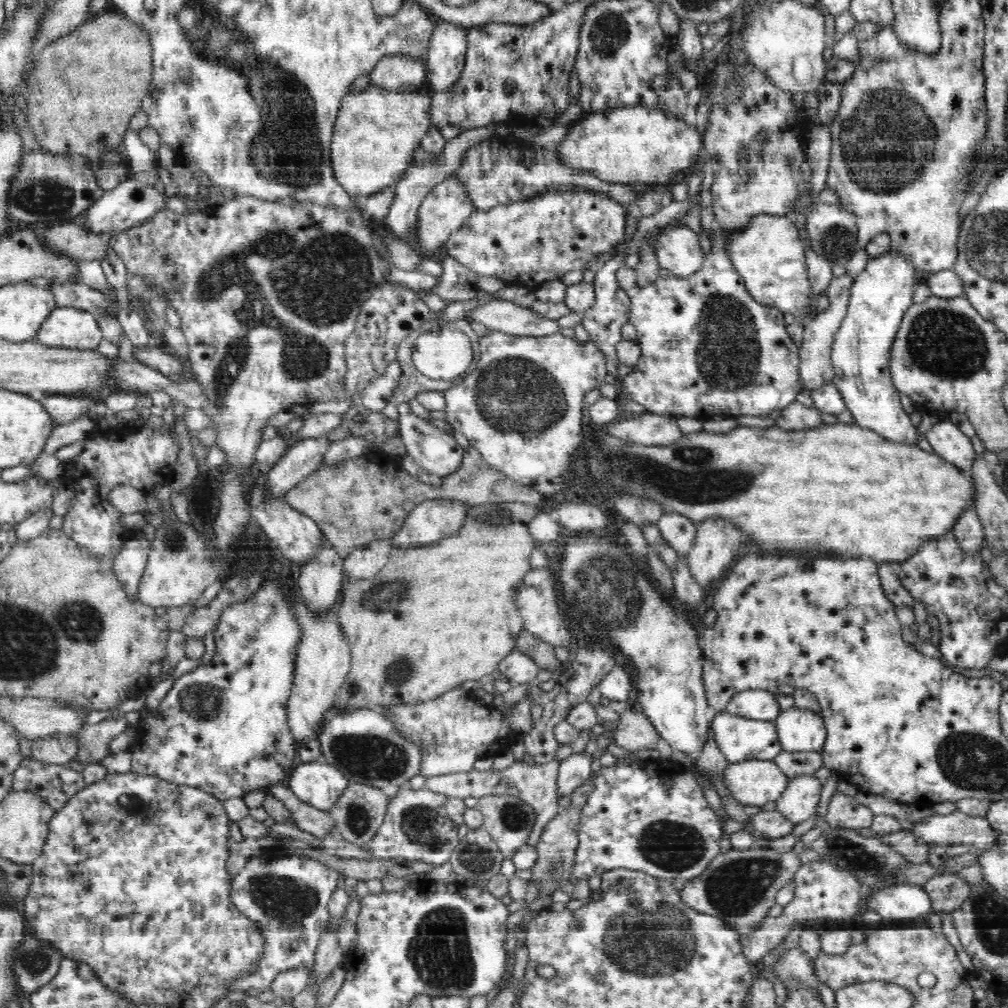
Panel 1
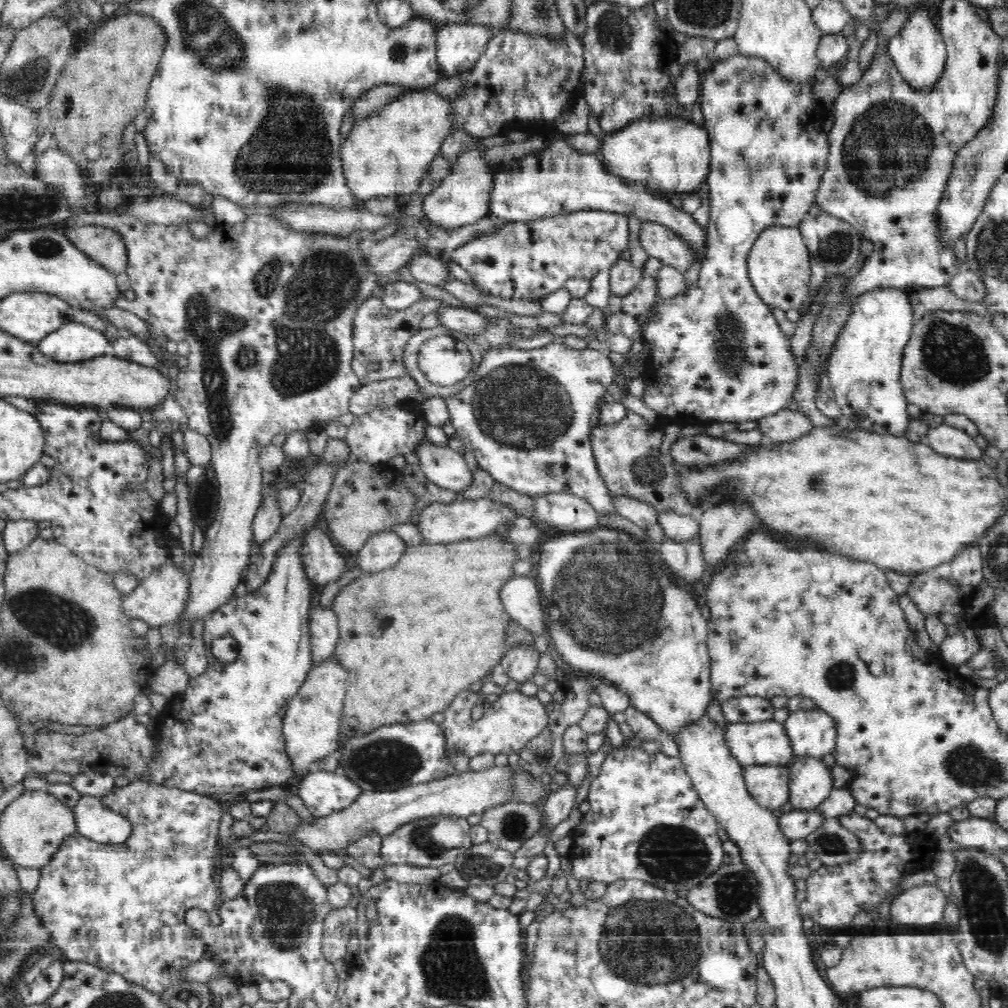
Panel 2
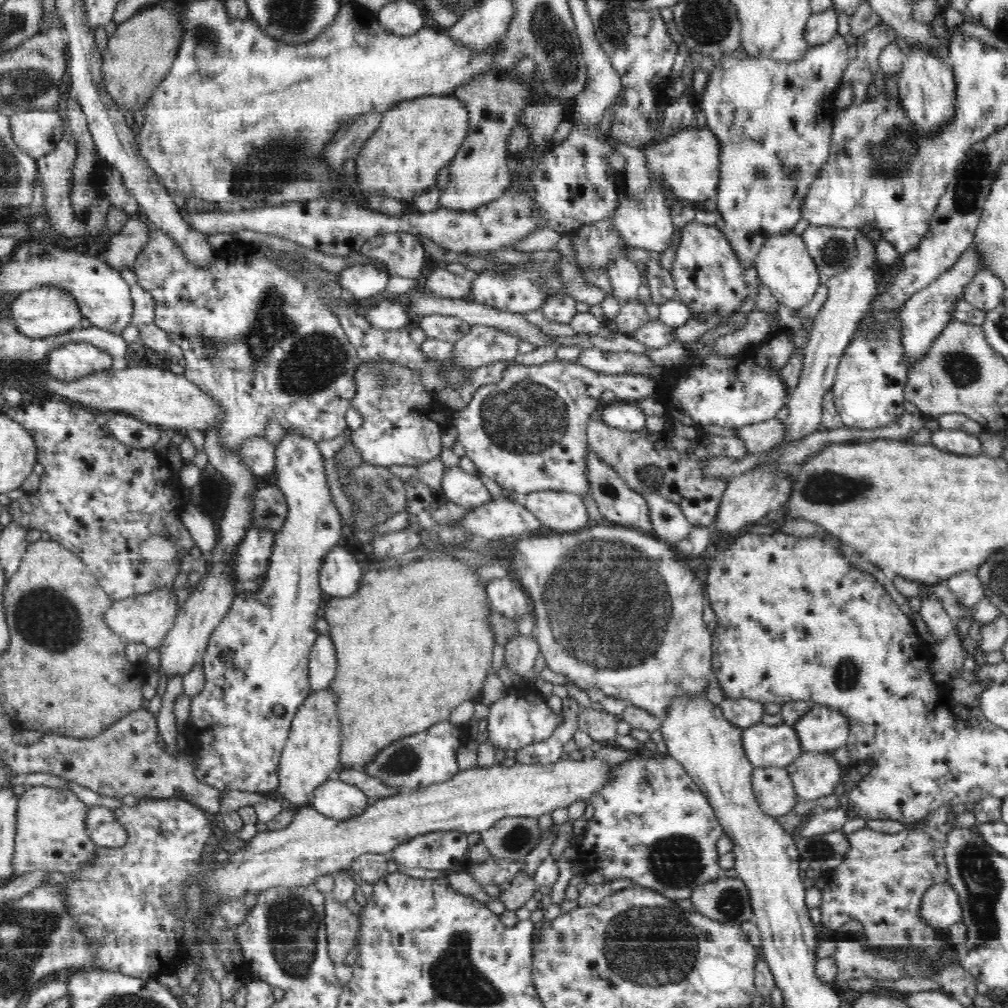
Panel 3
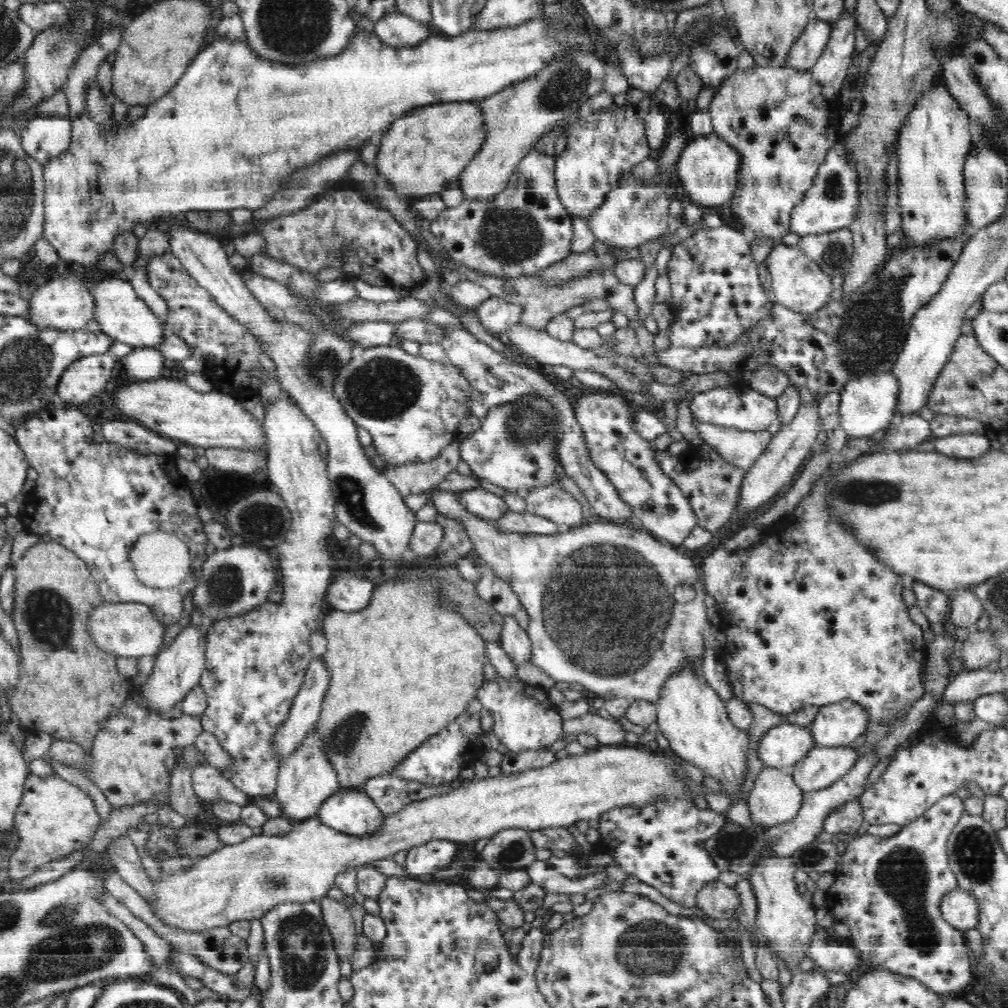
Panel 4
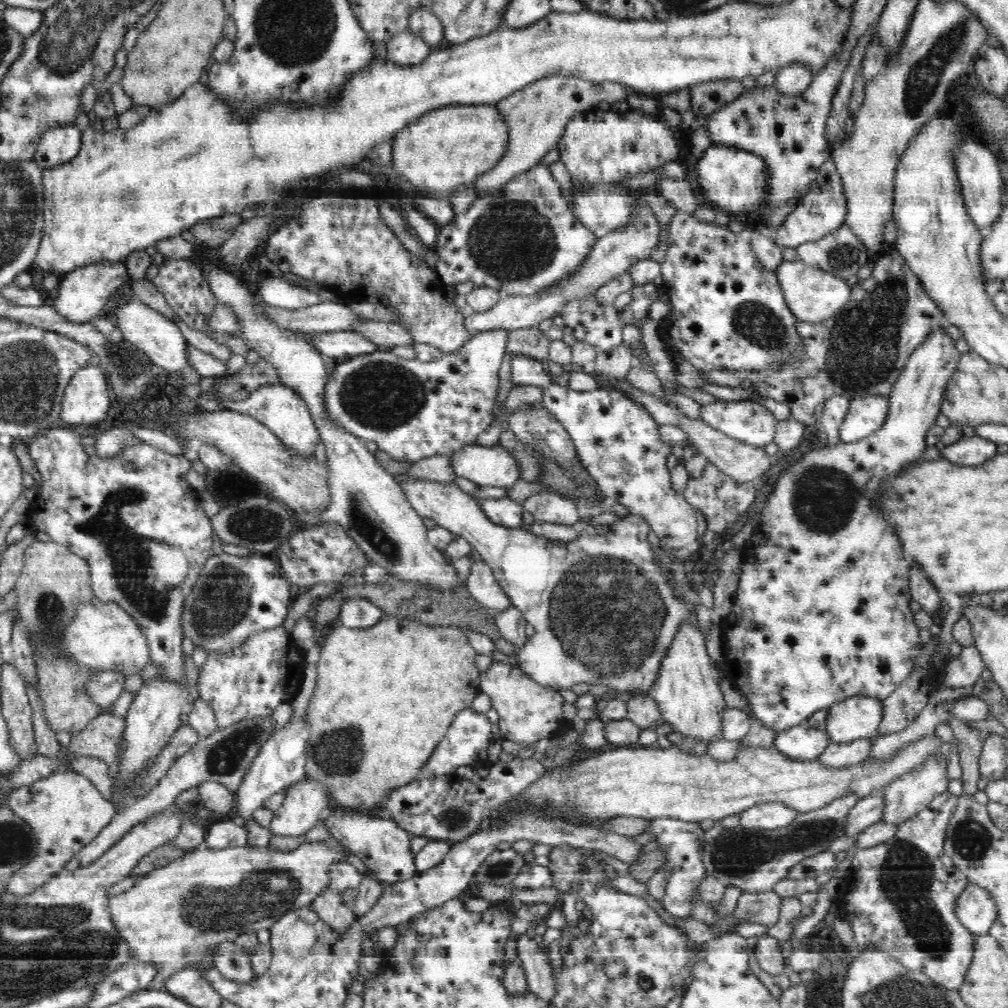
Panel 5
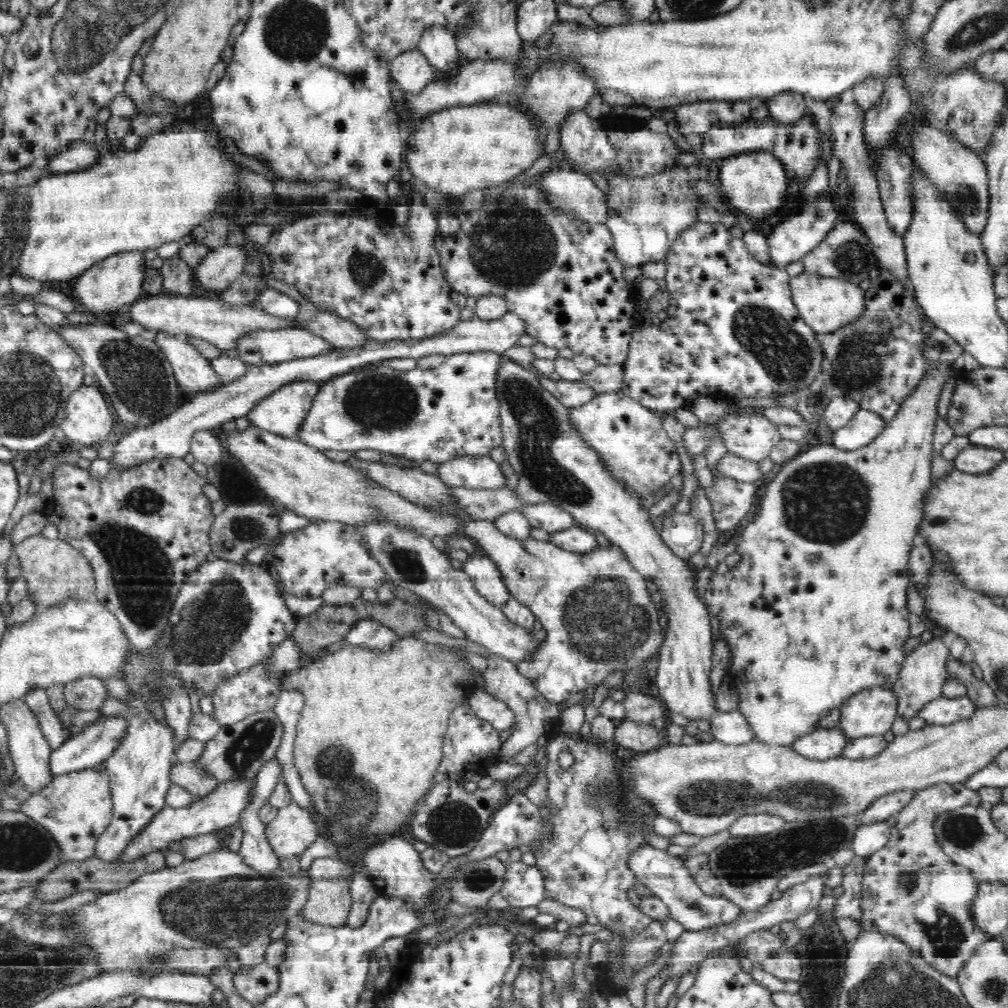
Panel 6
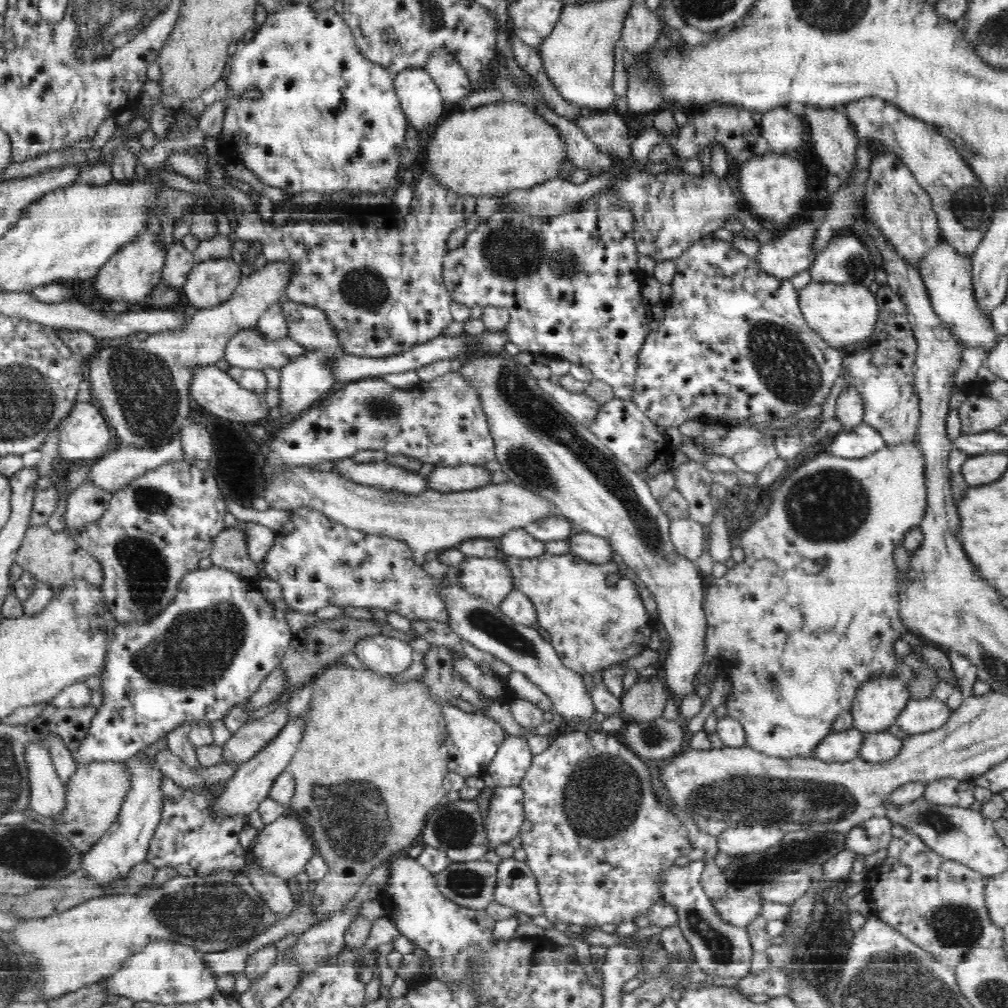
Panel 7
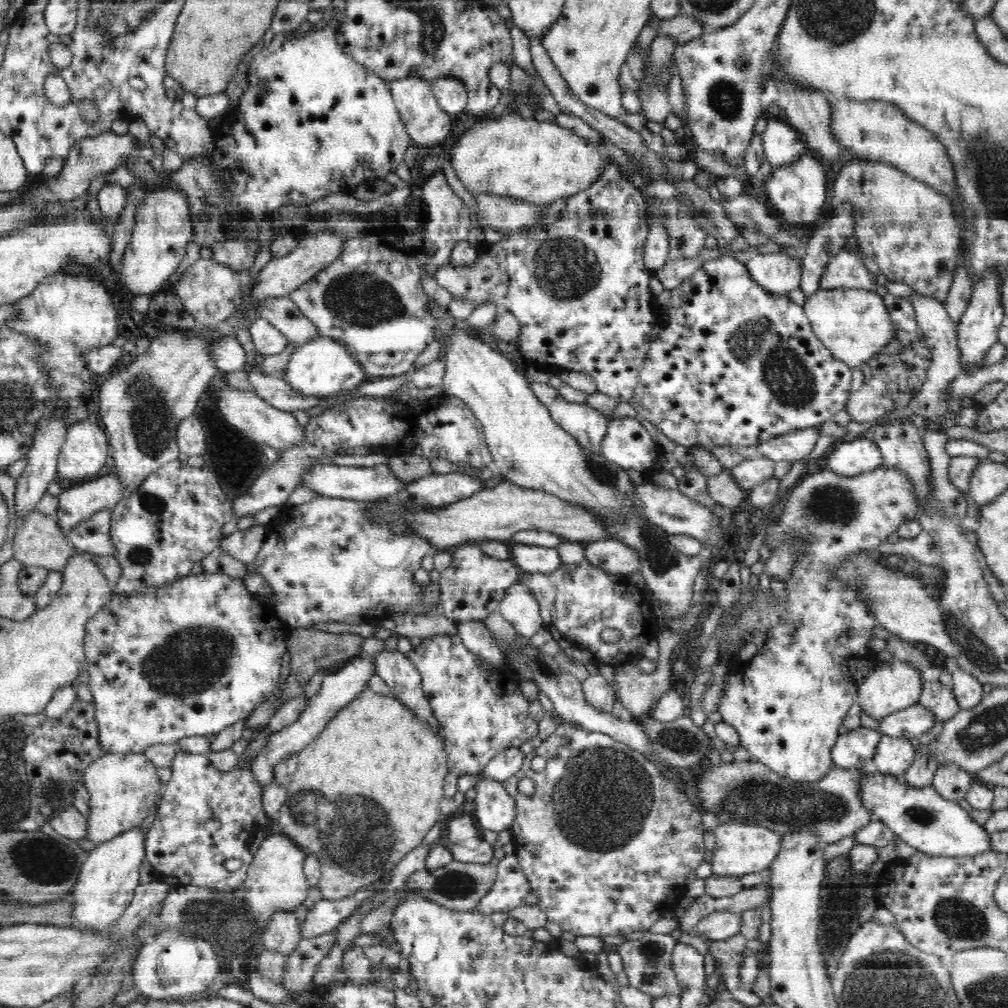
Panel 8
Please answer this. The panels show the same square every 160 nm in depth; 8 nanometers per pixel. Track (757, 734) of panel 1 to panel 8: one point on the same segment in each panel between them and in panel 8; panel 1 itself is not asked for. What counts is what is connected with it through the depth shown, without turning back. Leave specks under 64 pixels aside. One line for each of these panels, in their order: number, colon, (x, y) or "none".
2: (761, 743)
3: (776, 746)
4: (786, 744)
5: (803, 742)
6: (824, 743)
7: (841, 746)
8: (854, 749)

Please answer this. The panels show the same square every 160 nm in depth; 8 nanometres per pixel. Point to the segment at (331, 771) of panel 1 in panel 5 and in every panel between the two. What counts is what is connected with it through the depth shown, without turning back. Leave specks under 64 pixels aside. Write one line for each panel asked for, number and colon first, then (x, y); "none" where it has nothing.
2: (323, 792)
3: (335, 799)
4: (356, 814)
5: (382, 845)

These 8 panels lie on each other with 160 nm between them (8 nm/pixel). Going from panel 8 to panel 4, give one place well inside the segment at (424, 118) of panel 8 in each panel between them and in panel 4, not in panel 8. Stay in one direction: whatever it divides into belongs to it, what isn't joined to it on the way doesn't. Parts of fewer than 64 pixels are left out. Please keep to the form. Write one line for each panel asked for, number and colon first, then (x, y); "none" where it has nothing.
4: (398, 31)
5: (407, 49)
6: (411, 70)
7: (420, 99)

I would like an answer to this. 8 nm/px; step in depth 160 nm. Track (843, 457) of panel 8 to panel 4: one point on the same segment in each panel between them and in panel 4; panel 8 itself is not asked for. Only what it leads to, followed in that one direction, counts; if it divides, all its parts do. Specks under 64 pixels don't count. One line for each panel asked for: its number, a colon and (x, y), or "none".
4: (867, 405)
5: (865, 416)
6: (861, 430)
7: (858, 442)

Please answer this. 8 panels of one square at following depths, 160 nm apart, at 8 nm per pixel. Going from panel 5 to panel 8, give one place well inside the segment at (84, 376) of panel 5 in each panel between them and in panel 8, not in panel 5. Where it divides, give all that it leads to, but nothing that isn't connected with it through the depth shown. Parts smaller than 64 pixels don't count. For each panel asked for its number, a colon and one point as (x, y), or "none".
6: (87, 420)
7: (83, 434)
8: (86, 448)

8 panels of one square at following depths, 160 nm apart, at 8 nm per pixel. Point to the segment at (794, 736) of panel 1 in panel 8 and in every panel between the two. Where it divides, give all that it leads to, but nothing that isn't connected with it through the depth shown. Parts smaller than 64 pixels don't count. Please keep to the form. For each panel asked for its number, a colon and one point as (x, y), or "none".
2: (813, 732)
3: (821, 729)
4: (837, 725)
5: (857, 717)
6: (872, 711)
7: (877, 703)
8: (892, 687)

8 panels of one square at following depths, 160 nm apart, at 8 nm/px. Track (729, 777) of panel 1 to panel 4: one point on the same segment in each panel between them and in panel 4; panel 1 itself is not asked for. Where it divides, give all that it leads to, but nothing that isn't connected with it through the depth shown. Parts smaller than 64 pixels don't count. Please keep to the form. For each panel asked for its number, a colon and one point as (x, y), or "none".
2: (769, 784)
3: (773, 789)
4: (775, 799)

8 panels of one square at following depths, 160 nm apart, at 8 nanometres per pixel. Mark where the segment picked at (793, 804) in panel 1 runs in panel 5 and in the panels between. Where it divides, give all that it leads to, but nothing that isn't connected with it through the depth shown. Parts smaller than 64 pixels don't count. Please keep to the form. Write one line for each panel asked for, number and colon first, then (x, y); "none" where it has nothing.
2: (811, 782)
3: (814, 775)
4: (823, 766)
5: (837, 755)

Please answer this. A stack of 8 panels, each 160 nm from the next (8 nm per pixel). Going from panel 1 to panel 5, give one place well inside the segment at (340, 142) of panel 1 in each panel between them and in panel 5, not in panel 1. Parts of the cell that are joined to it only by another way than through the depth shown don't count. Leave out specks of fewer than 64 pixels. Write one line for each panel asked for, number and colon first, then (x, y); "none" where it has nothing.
2: (388, 154)
3: (416, 138)
4: (430, 145)
5: (453, 145)

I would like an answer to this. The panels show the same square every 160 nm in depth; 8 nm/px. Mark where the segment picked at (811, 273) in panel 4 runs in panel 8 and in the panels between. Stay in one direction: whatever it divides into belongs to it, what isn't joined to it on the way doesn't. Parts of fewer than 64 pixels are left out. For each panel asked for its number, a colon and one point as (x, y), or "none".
5: (813, 295)
6: (825, 303)
7: (842, 315)
8: (853, 324)

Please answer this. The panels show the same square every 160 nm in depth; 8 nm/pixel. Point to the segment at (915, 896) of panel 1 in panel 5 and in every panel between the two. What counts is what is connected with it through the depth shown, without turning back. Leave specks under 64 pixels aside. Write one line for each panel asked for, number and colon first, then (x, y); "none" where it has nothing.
2: (921, 905)
3: (941, 908)
4: (959, 908)
5: (975, 909)

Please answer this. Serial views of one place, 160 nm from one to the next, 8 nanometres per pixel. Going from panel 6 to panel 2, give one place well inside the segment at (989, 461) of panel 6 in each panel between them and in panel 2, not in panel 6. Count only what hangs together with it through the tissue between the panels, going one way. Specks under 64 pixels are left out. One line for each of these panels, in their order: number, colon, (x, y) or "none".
2: (946, 439)
3: (958, 442)
4: (965, 446)
5: (974, 451)

